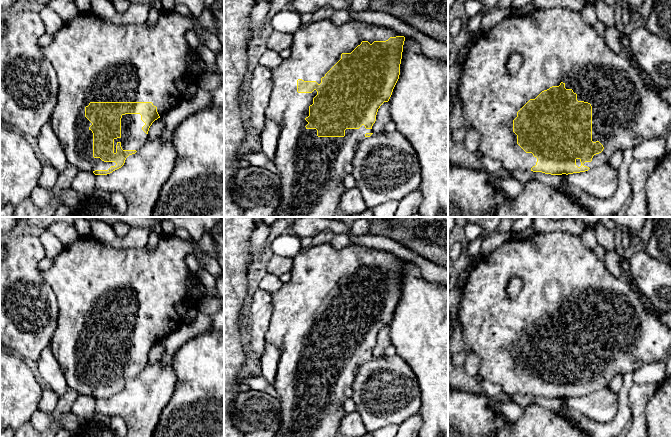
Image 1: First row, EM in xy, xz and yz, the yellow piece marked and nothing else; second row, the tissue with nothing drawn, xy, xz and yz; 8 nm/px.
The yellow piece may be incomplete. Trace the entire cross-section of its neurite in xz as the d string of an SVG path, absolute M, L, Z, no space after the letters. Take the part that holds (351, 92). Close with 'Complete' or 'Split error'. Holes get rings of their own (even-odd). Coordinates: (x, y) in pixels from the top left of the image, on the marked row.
M323 19L303 25L294 33L294 40L290 47L291 56L282 60L278 68L271 68L272 90L265 111L267 119L280 125L280 137L273 162L279 171L281 180L281 194L279 204L272 217L333 217L338 212L339 202L346 187L343 179L346 175L345 166L352 163L358 145L372 133L372 126L376 121L378 109L384 102L388 102L393 89L399 79L405 37L384 26L378 26L350 20L342 25L334 24L330 19Z. Split error

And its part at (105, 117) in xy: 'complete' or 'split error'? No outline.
split error

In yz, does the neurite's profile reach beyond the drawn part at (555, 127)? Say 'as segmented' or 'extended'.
extended

